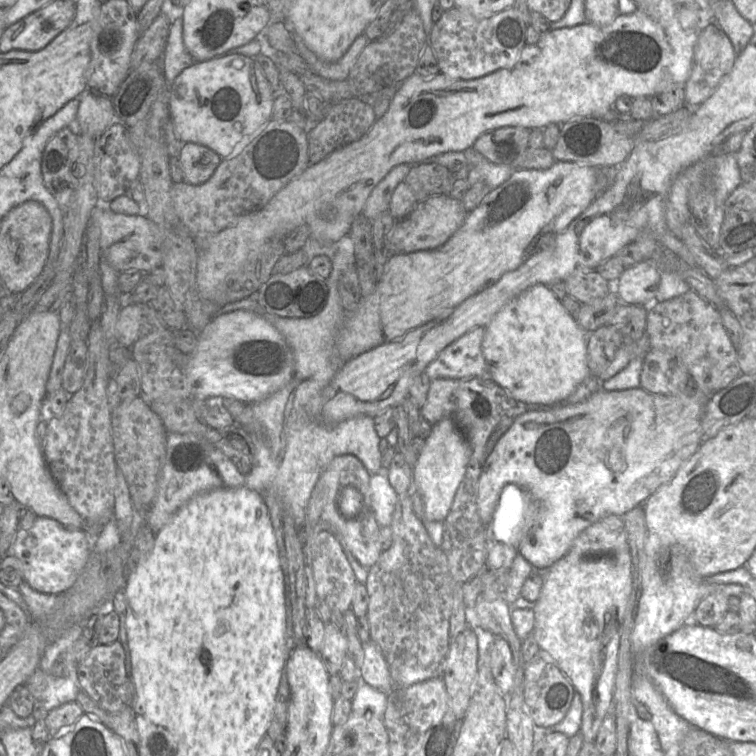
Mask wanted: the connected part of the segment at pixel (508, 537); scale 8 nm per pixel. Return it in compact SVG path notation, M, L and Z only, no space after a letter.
M510 484L502 490L492 516L492 524L494 538L498 544L503 543L505 549L518 548L529 505L534 505L534 502L521 487Z

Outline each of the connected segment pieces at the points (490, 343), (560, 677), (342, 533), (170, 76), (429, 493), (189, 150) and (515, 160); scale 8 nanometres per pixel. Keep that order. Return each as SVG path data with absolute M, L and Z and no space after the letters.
M544 284L531 286L493 317L485 326L482 352L494 382L508 391L518 403L530 405L527 411L557 406L592 376L587 365L587 333Z
M540 649L535 657L524 665L522 685L524 701L535 726L551 728L564 719L574 698L575 688L549 653Z
M345 454L335 456L317 481L323 482L327 488L327 500L320 520L335 531L344 549L349 550L366 568L371 567L382 553L379 542L380 526L371 509L370 476L371 473L356 456Z
M183 13L172 23L167 44L163 53L163 74L166 83L173 80L188 66L192 65L194 58L183 42Z
M443 419L432 426L413 470L414 488L421 495L425 516L429 521L444 521L447 517L470 456L470 445L451 419Z
M193 142L184 143L178 156L184 182L195 185L206 182L222 159L207 146Z
M502 127L480 136L472 148L494 164L508 165L518 169L522 163L522 155L529 147L530 132L529 128Z

